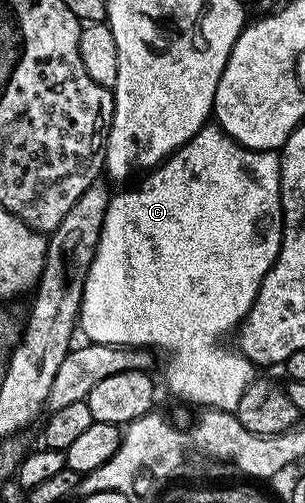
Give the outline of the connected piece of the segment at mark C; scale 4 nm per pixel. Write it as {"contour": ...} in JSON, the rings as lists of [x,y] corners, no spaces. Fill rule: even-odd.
{"contour":[[[208,124],[197,132],[197,136],[189,139],[180,150],[174,150],[148,174],[151,175],[136,190],[123,190],[119,195],[115,194],[107,205],[99,243],[83,285],[83,303],[79,309],[78,329],[81,334],[84,334],[87,342],[114,346],[142,346],[154,348],[156,351],[168,350],[177,361],[183,362],[183,386],[176,388],[177,397],[184,398],[187,402],[196,402],[199,408],[234,412],[241,404],[241,396],[245,396],[245,388],[249,388],[249,384],[256,381],[257,370],[246,360],[235,362],[236,351],[232,347],[231,351],[223,343],[223,337],[230,330],[232,333],[243,321],[243,317],[249,312],[257,296],[263,278],[270,272],[271,265],[275,263],[275,258],[279,254],[279,245],[283,239],[283,209],[279,195],[279,154],[269,150],[247,150],[241,144],[231,141],[231,137],[224,130],[214,124]]]}

